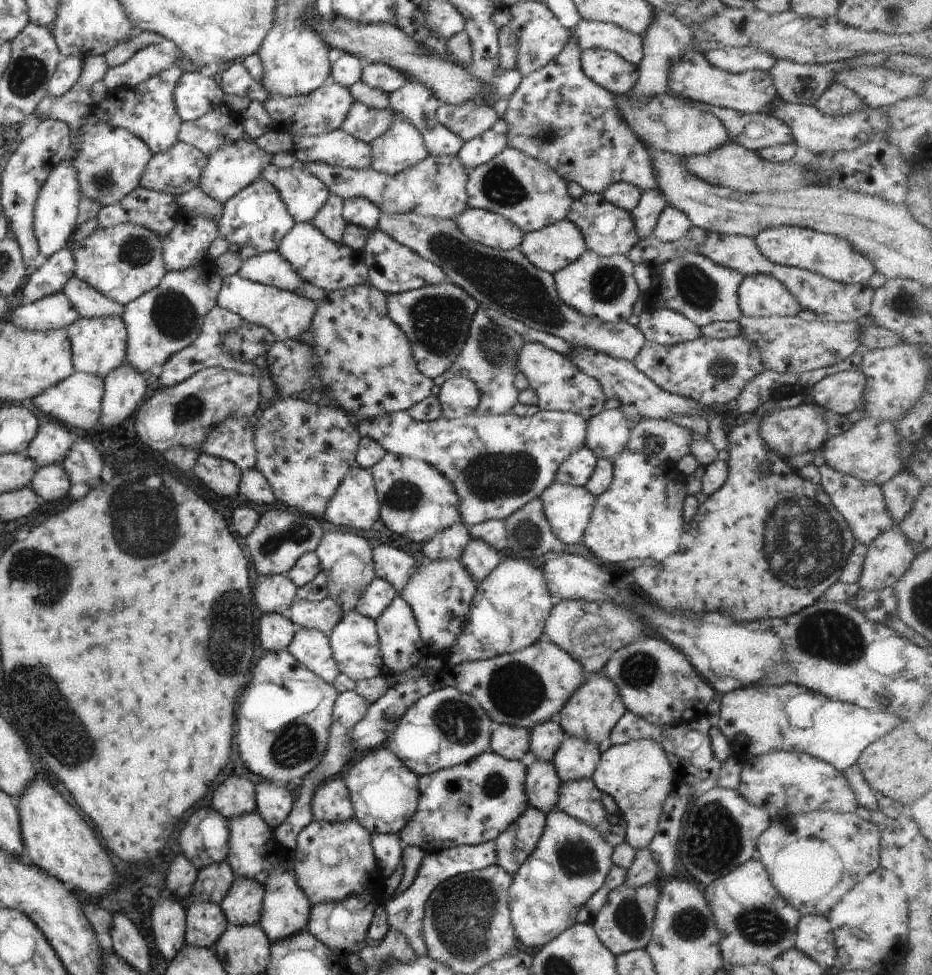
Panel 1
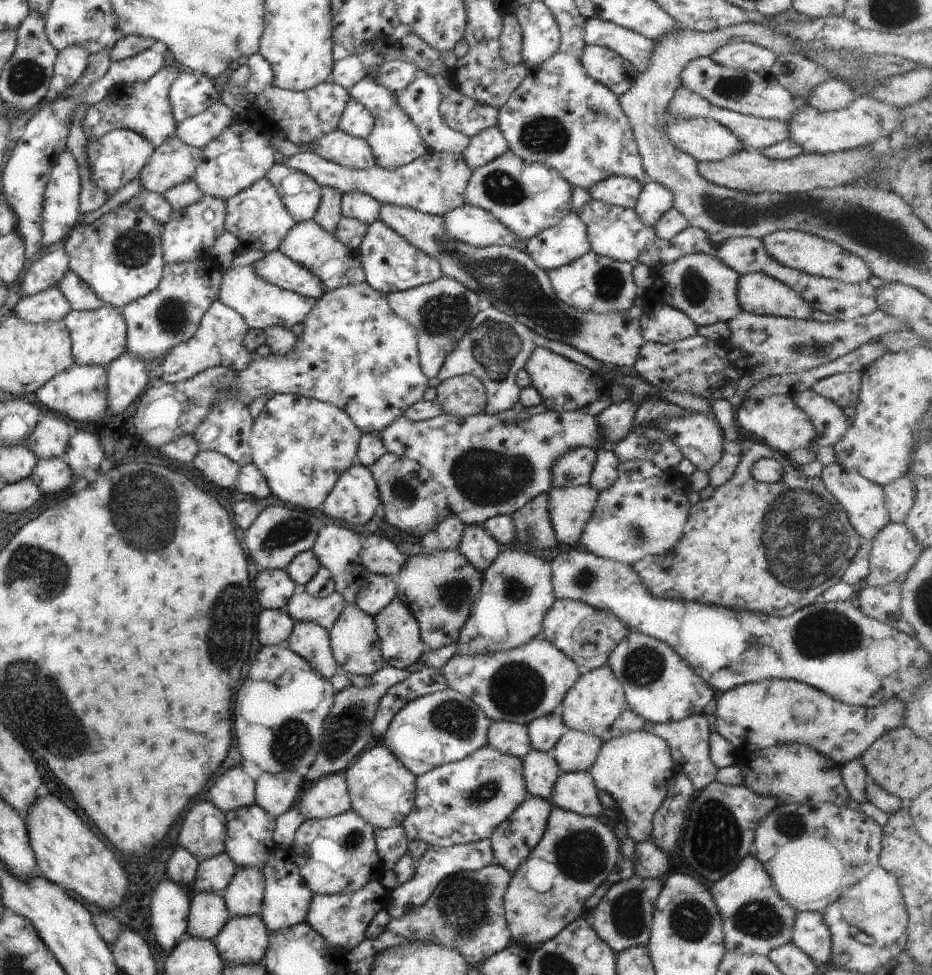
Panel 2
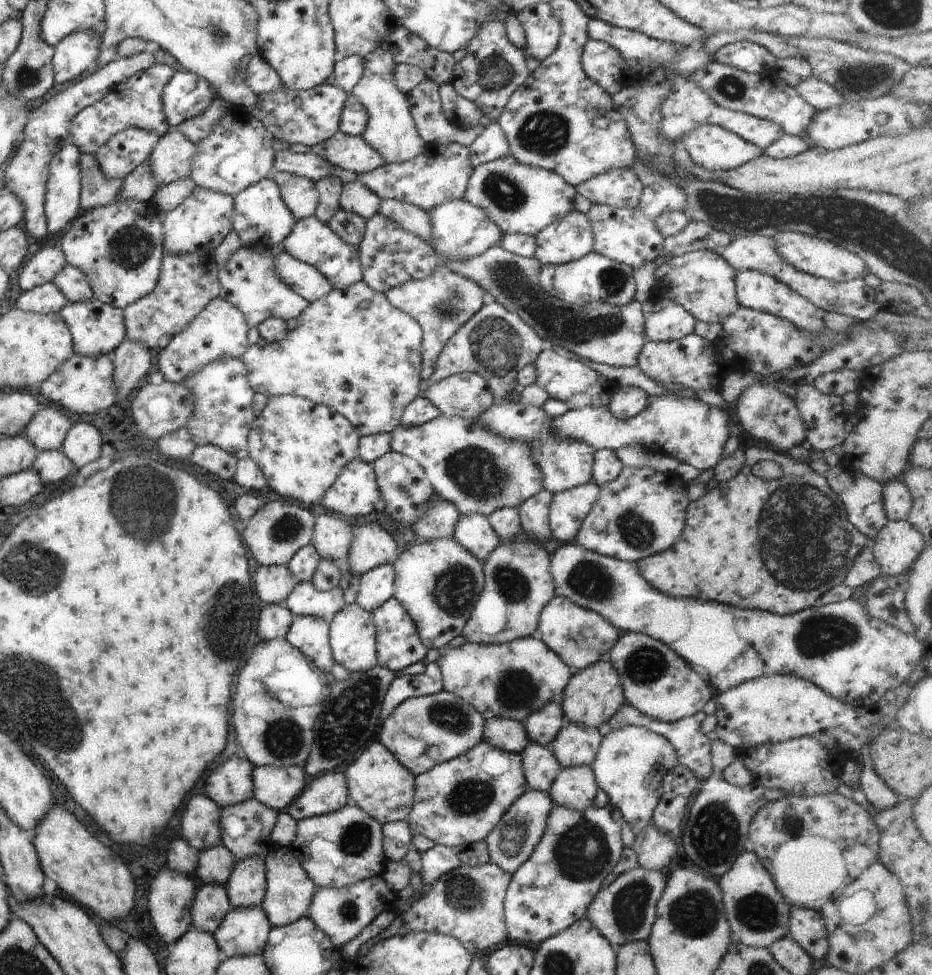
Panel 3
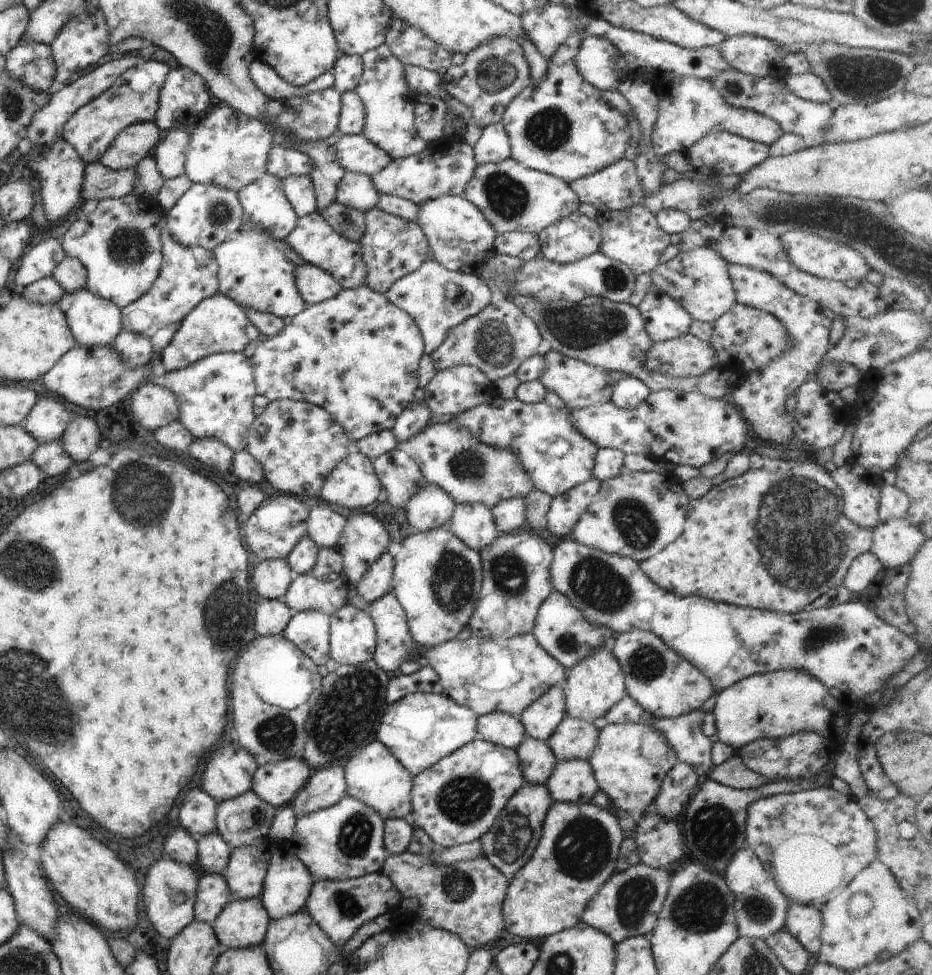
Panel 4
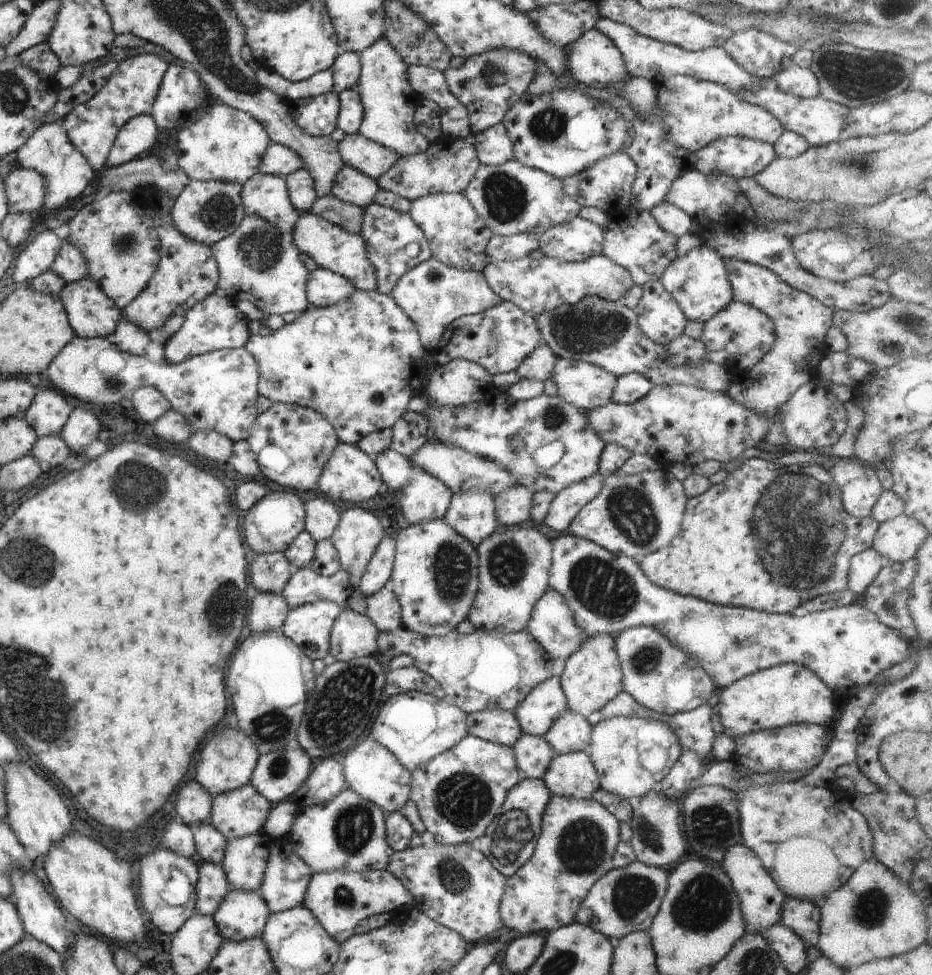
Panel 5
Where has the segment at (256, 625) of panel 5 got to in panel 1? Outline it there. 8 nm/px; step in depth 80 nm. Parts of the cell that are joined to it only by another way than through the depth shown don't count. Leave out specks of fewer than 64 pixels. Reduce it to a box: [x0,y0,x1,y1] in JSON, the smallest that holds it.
[255,613,299,652]

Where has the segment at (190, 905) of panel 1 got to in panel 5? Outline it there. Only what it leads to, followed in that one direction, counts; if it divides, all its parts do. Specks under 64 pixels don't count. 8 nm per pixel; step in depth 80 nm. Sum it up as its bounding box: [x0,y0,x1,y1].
[194,862,230,917]

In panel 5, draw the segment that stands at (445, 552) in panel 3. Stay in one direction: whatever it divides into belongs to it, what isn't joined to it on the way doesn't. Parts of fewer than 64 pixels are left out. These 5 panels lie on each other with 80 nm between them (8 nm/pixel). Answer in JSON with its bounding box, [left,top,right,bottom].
[388,519,478,637]

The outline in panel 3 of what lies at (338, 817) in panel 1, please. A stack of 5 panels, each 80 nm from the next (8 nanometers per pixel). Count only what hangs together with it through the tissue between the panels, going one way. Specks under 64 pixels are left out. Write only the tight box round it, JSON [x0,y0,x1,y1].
[284,770,350,821]

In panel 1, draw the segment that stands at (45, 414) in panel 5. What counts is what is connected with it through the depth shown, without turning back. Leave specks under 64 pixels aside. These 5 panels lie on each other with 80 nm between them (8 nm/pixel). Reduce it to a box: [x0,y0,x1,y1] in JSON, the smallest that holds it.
[25,419,76,470]

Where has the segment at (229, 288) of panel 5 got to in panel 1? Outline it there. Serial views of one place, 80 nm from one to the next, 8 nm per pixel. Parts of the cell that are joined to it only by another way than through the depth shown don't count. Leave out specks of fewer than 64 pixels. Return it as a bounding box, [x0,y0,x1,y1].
[216,274,316,341]

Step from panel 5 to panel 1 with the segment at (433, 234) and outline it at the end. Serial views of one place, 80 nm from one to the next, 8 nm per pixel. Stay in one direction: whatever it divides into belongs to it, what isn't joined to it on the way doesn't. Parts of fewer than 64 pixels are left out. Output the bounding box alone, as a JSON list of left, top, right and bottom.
[453,208,523,251]

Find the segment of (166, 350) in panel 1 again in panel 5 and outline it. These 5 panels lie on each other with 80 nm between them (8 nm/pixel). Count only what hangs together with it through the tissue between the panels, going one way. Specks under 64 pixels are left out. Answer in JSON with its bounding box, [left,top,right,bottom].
[120,190,218,333]

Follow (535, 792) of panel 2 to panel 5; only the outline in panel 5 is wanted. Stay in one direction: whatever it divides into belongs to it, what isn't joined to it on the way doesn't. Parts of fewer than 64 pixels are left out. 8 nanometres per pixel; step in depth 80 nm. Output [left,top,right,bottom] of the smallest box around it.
[511,733,556,779]

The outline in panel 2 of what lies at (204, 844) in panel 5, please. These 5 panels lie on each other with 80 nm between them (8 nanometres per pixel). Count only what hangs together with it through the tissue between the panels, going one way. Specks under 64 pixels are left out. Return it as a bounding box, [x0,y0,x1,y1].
[191,852,236,893]

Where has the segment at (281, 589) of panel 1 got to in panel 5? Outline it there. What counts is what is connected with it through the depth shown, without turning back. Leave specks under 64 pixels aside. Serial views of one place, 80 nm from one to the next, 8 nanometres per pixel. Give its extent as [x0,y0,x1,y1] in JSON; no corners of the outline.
[247,553,295,595]

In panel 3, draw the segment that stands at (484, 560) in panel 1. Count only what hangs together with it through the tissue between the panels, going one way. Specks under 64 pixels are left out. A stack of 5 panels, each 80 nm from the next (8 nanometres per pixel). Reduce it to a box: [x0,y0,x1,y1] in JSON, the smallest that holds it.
[452,514,500,564]

